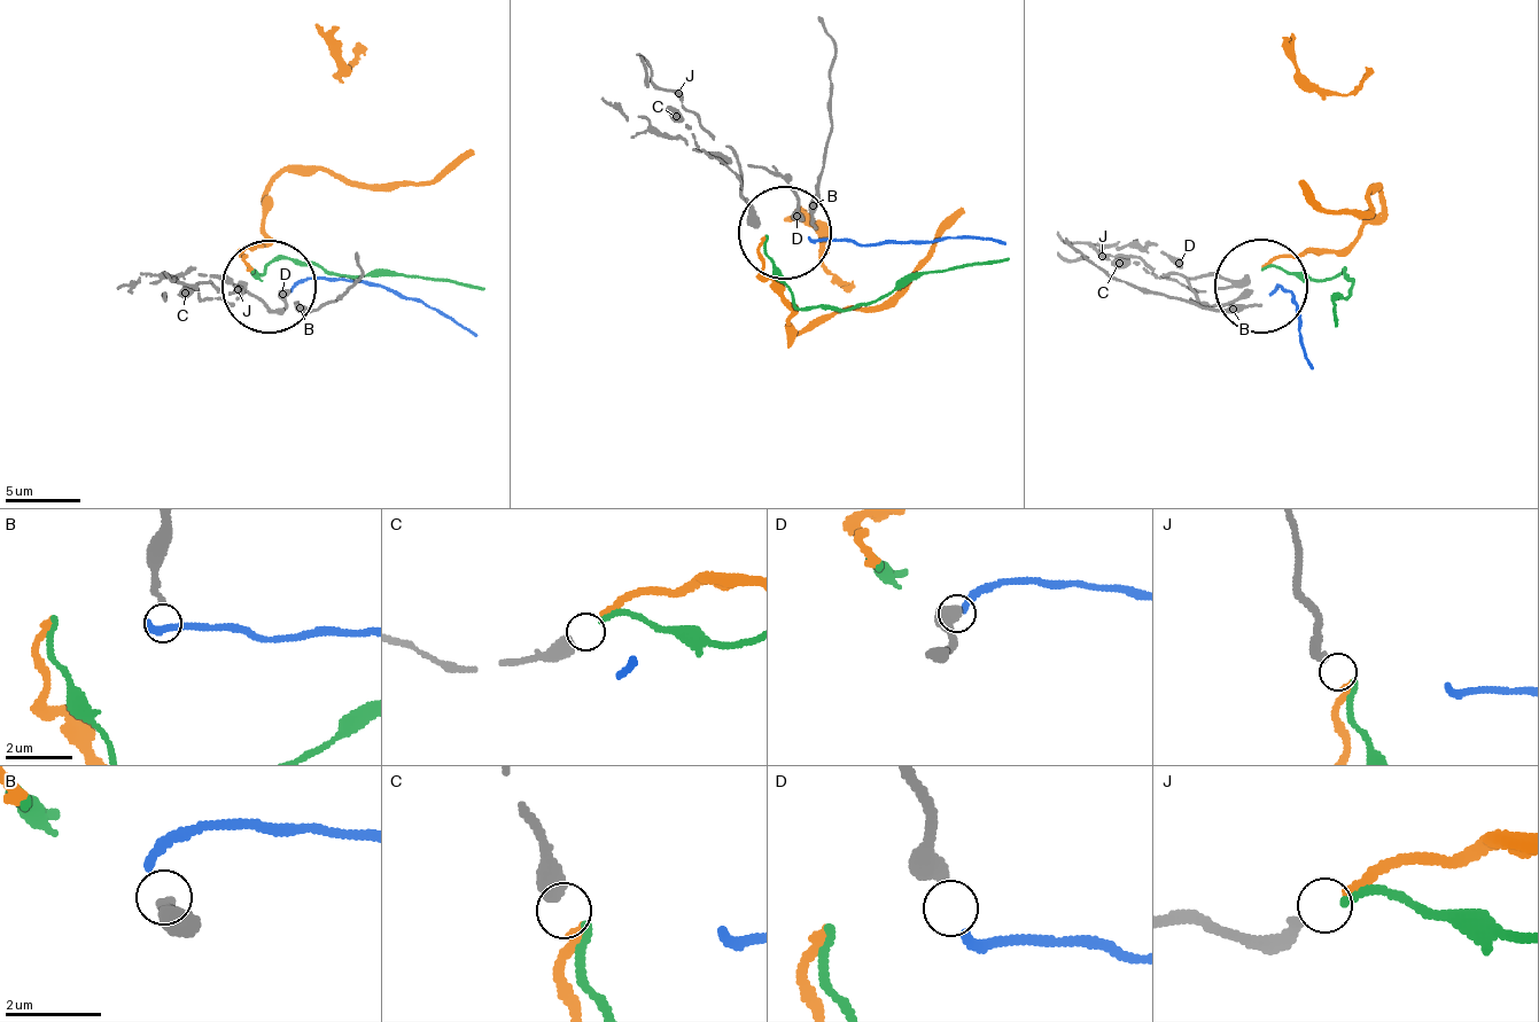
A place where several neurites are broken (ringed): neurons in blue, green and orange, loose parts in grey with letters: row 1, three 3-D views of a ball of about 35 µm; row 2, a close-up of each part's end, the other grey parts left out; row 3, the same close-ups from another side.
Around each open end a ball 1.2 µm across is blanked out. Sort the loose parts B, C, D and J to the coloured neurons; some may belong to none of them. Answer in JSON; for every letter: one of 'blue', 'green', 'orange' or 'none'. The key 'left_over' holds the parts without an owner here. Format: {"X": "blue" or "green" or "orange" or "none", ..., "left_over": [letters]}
{"B": "none", "C": "green", "D": "blue", "J": "orange", "left_over": ["B"]}

